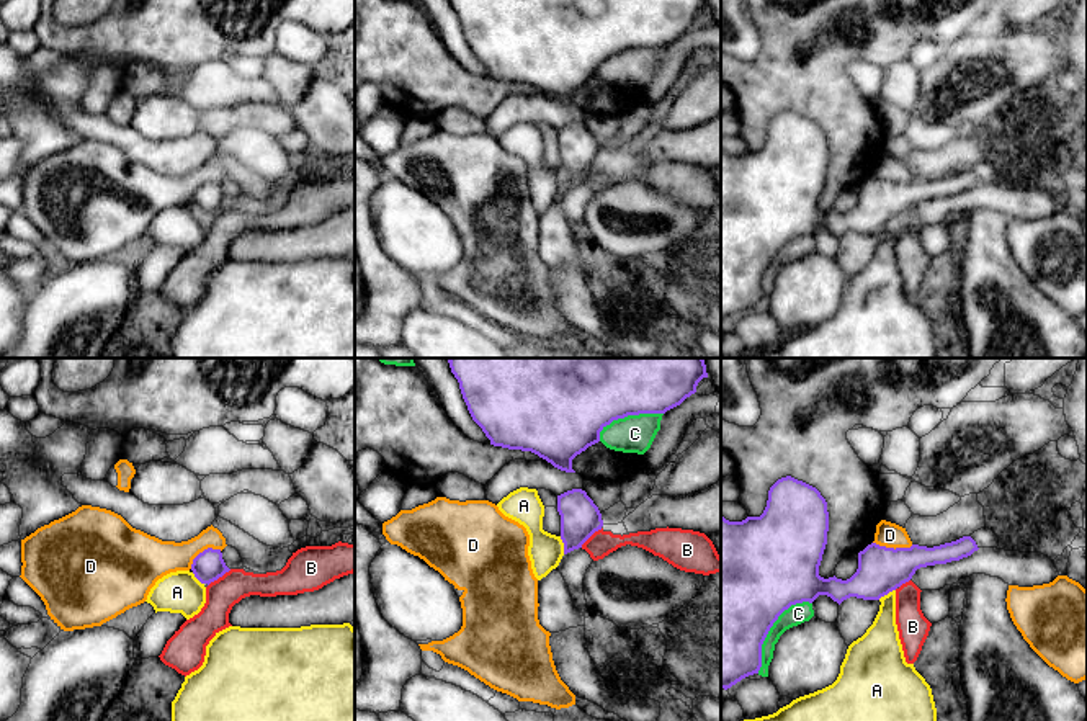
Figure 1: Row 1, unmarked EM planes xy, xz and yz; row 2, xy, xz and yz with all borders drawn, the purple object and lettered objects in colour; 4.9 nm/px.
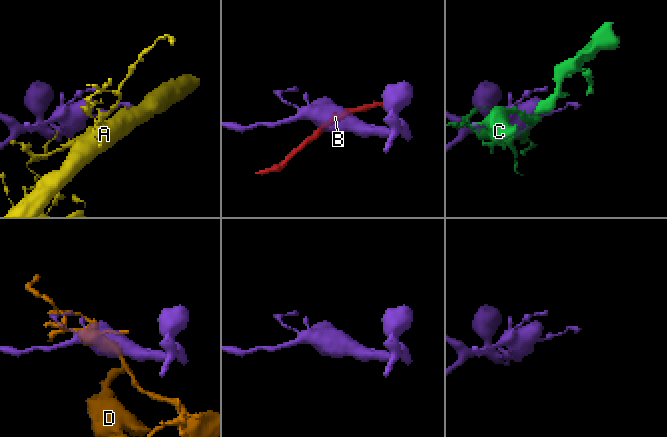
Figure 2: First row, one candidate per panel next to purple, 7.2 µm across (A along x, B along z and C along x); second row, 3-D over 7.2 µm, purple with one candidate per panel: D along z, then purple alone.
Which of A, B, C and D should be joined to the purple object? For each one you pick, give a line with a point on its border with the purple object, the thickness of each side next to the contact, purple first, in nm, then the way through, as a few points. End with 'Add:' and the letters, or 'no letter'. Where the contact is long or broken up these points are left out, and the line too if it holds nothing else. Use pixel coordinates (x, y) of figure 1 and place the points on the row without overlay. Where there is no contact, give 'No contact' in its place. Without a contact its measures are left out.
Add: no letter

